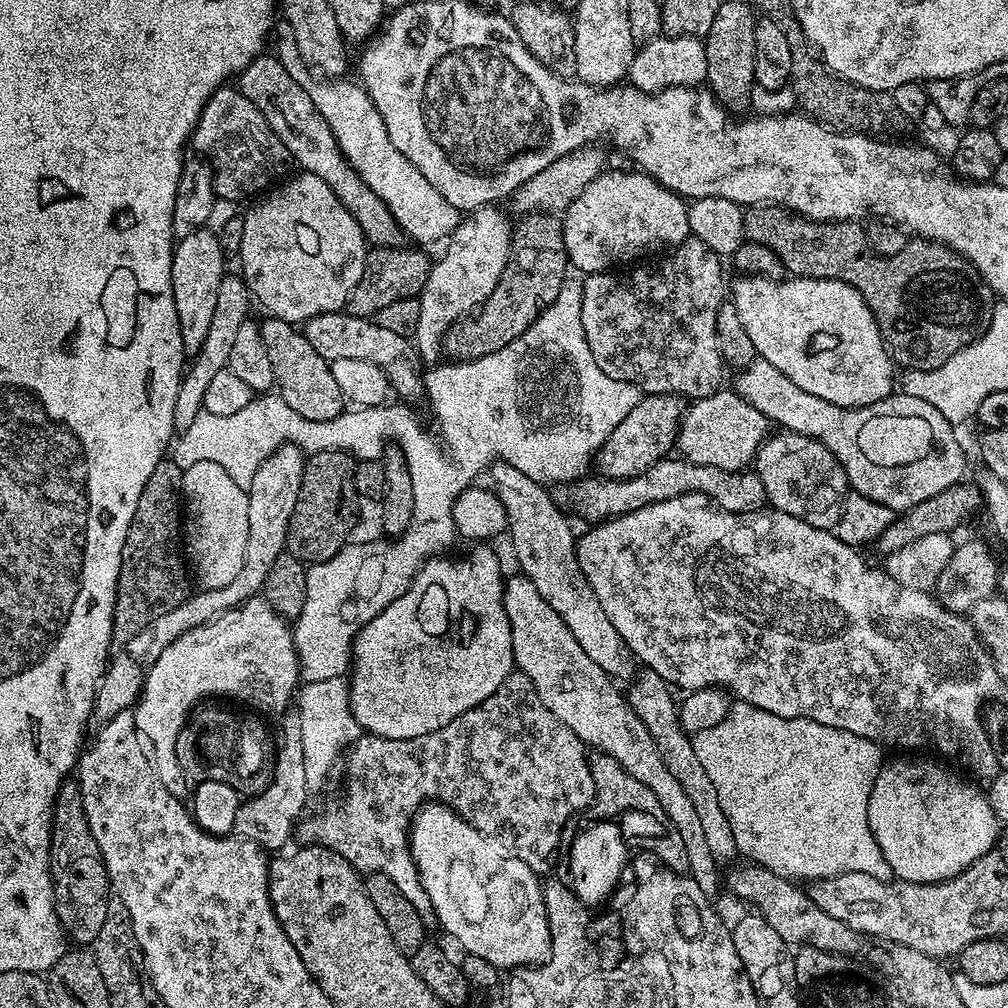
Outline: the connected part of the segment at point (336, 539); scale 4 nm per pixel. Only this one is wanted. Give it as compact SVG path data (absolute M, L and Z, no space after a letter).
M326 450L325 452L313 451L313 456L309 455L304 461L304 473L302 474L302 486L298 490L298 500L294 502L294 512L288 519L288 533L286 534L285 549L294 558L298 558L304 565L321 564L338 550L349 543L352 532L352 519L356 516L356 487L354 486L354 470L357 461L349 453Z

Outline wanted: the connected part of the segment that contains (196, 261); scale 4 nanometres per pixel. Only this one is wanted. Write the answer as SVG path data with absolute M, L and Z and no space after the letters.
M205 226L179 237L172 250L170 282L174 294L174 315L178 318L178 330L182 330L182 346L185 357L191 358L202 348L202 341L210 330L214 305L218 302L218 286L226 274L226 257L219 246L219 238L213 229Z

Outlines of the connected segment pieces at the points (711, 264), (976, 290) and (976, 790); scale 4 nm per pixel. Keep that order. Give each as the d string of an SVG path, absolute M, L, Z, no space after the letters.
M695 238L683 240L683 242L675 245L671 251L664 255L668 254L669 256L662 257L657 264L652 264L649 268L632 266L627 270L609 270L607 272L594 272L585 275L582 280L582 330L584 331L586 342L590 346L590 354L594 354L594 362L598 362L602 374L606 374L615 380L630 382L634 386L638 386L641 393L644 394L674 395L679 398L688 396L687 399L689 401L705 400L707 396L721 391L722 388L722 384L720 384L722 359L715 338L718 308L726 301L726 280L724 284L724 268L720 265L723 264L722 258L717 252L710 250L710 246L706 246L706 242Z
M754 204L743 209L744 221L742 222L742 230L744 231L744 240L750 242L758 242L758 246L770 246L770 250L774 250L774 254L778 254L778 258L782 262L785 273L792 276L809 276L810 278L830 278L831 280L841 280L850 286L854 286L854 290L858 290L858 294L862 294L862 298L866 302L866 306L870 306L870 310L876 319L878 330L882 334L885 344L888 345L889 353L897 365L901 369L928 370L932 371L938 366L942 366L948 358L958 354L960 350L970 343L974 343L987 330L991 321L992 308L994 305L994 293L991 288L985 284L984 279L980 277L980 272L973 266L961 252L955 252L954 249L939 244L936 240L921 240L919 238L909 239L908 245L902 250L898 250L898 254L893 256L877 256L871 251L866 243L866 232L861 225L854 220L809 220L807 216L798 216L794 212L788 211L786 208L780 207L778 204Z
M908 754L905 756L908 756L905 760L896 760L893 764L885 763L883 767L881 767L878 778L870 790L870 802L868 803L870 830L882 850L886 862L890 862L890 866L894 870L908 868L907 875L912 878L947 878L962 874L962 870L972 865L972 861L982 858L982 854L986 854L994 847L1002 831L1002 821L998 819L992 807L988 805L988 793L983 787L979 788L976 784L972 785L968 780L956 780L955 774L947 772L936 760L932 761L931 764L924 764L923 758L920 757L923 755Z

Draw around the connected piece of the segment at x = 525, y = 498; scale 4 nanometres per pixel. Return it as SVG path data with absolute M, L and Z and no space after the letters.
M496 462L491 465L491 472L490 484L505 507L508 519L506 536L512 539L512 552L520 563L519 571L530 578L534 586L538 586L538 594L542 594L542 598L546 598L546 602L554 606L558 618L562 618L562 622L570 626L570 634L574 634L578 646L586 650L586 655L591 660L598 662L598 666L602 666L608 676L631 677L634 657L618 630L614 630L614 622L606 618L602 602L594 598L594 590L590 590L590 582L586 582L582 566L578 566L577 537L572 536L572 528L567 520L569 517L553 502L552 493L545 485L526 478L526 474L514 470L514 466Z

